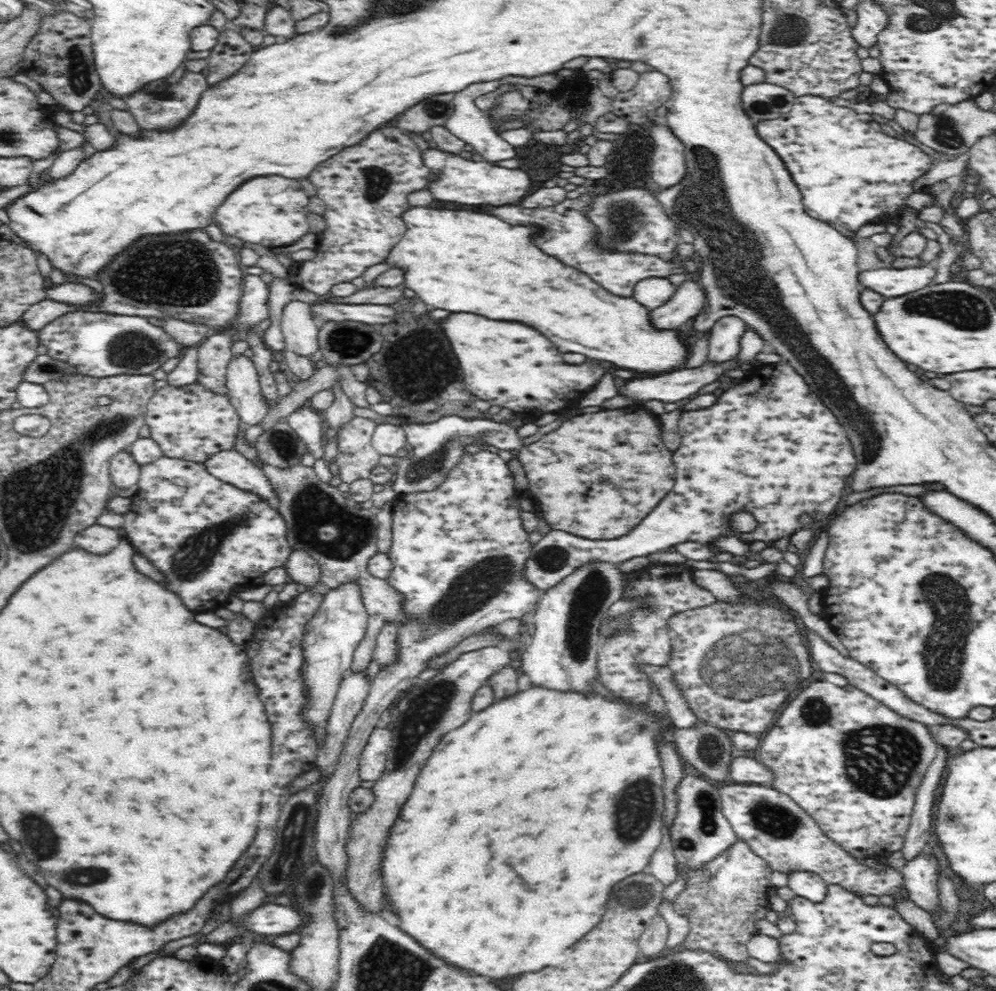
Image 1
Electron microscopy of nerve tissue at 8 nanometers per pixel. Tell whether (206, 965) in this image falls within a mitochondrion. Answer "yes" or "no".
no

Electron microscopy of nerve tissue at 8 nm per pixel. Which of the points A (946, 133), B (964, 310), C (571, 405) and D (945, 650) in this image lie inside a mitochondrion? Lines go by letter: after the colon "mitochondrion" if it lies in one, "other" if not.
A: mitochondrion
B: mitochondrion
C: other
D: mitochondrion

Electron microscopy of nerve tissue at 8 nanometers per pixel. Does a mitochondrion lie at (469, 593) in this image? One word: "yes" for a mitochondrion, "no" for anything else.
yes

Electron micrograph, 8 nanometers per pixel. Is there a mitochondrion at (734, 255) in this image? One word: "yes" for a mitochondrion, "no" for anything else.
yes

